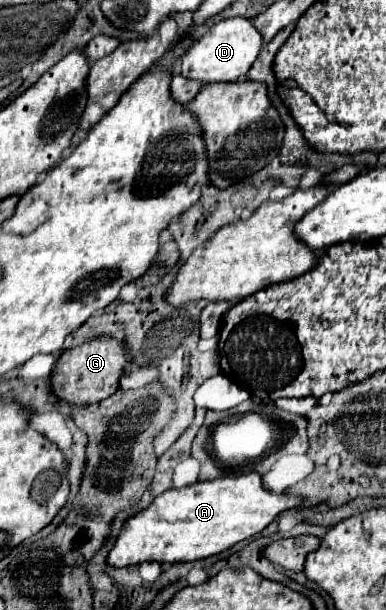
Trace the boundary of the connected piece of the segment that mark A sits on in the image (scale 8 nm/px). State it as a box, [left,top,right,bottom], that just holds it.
[108,471,304,567]

